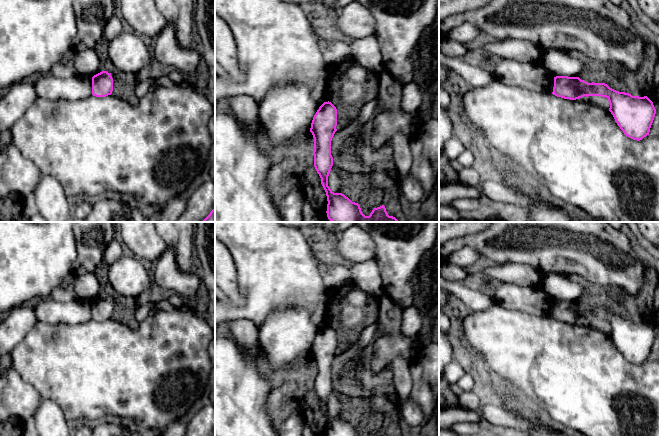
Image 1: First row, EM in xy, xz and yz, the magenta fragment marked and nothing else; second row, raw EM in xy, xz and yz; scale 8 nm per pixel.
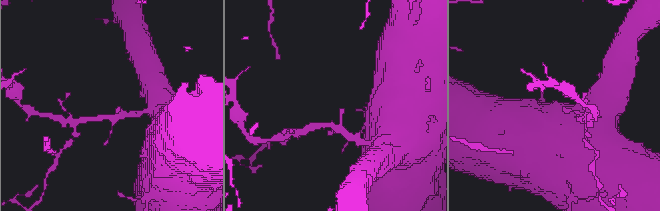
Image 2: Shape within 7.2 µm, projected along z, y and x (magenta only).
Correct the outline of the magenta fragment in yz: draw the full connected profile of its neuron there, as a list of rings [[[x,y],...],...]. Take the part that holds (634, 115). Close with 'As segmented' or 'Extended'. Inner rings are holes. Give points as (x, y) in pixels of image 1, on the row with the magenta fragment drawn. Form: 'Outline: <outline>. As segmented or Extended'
Outline: [[[554,77],[552,94],[570,100],[584,96],[606,97],[617,125],[626,136],[637,141],[649,135],[656,114],[653,102],[647,96],[632,96],[616,91],[605,83],[588,83],[579,77]]]. As segmented

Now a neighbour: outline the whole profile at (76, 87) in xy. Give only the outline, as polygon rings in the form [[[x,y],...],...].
[[[76,74],[68,78],[38,75],[33,79],[38,98],[51,101],[86,99],[92,95],[92,77]]]

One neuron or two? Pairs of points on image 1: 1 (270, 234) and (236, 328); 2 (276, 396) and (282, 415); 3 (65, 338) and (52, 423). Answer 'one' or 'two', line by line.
1: two
2: one
3: two

